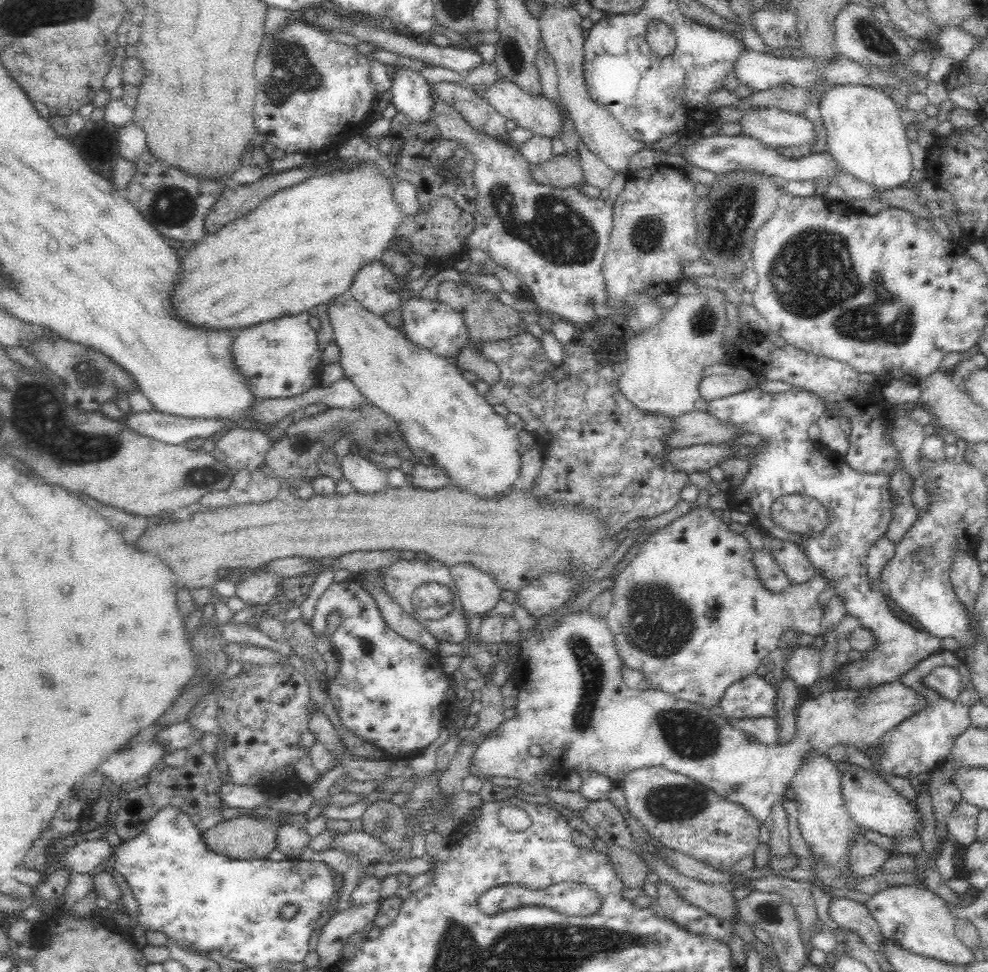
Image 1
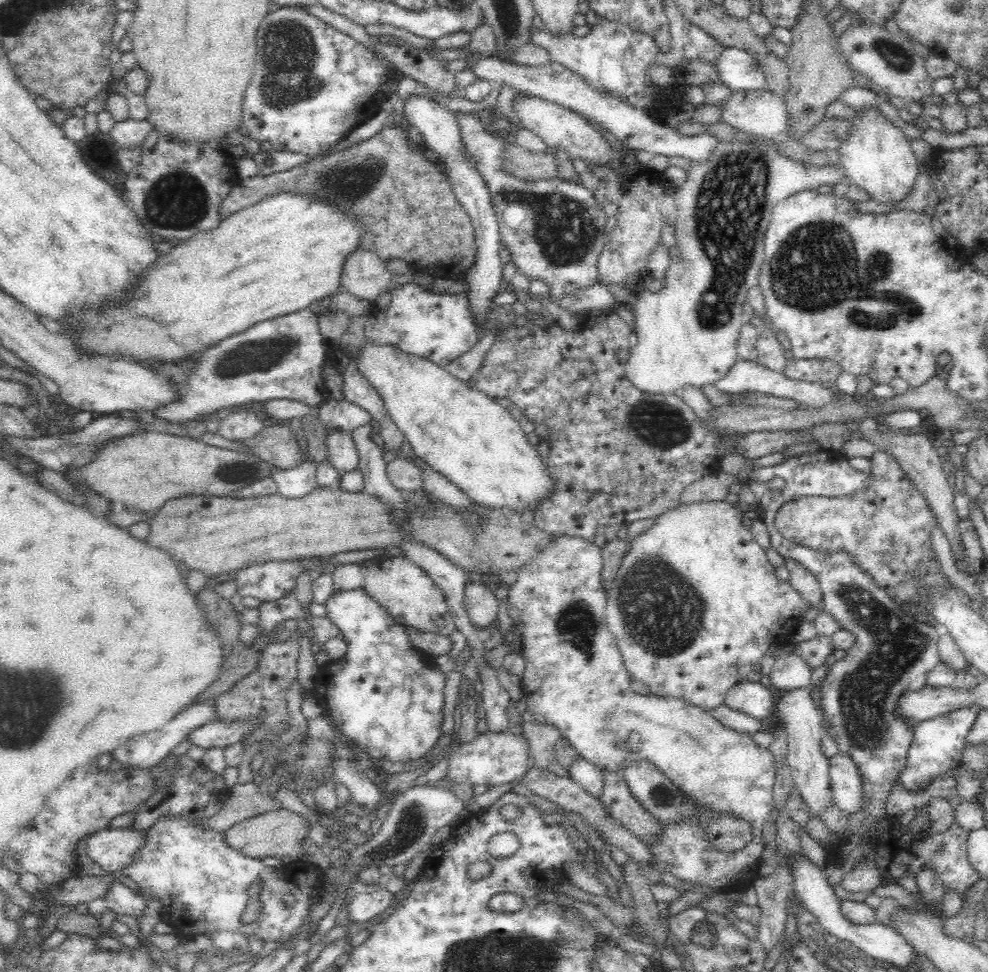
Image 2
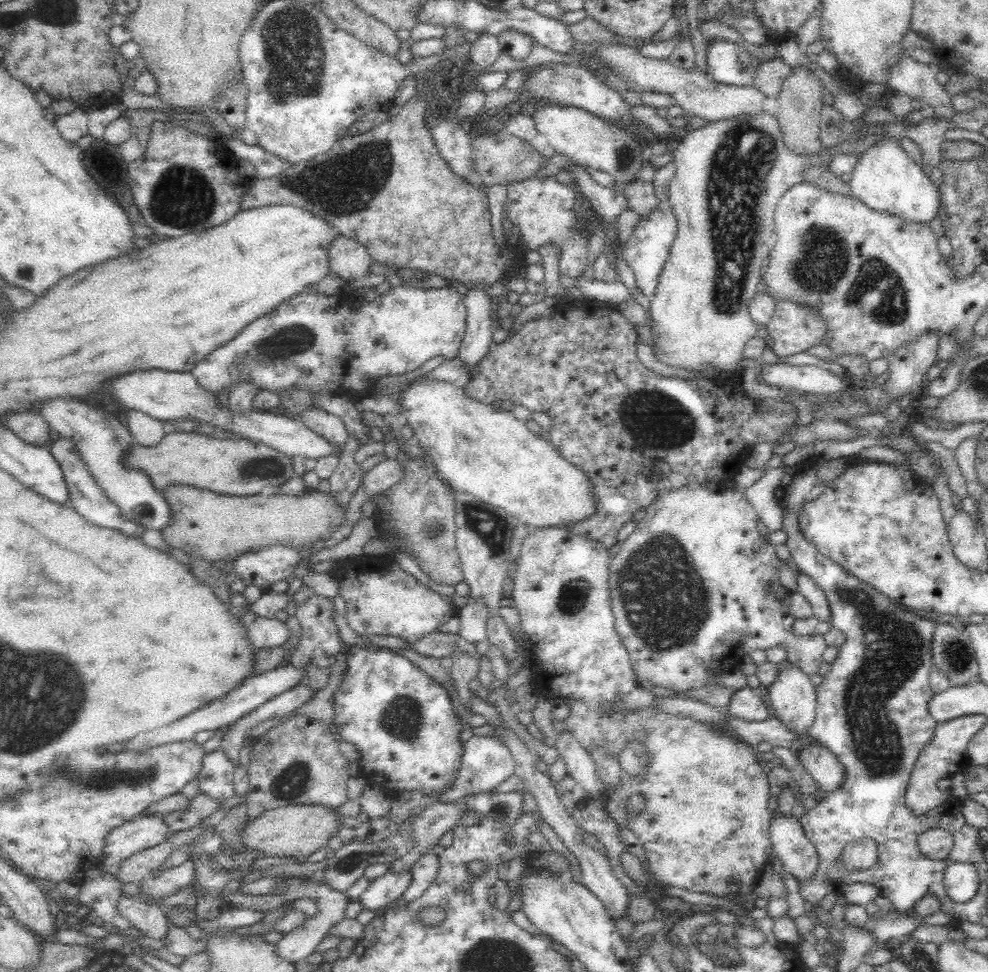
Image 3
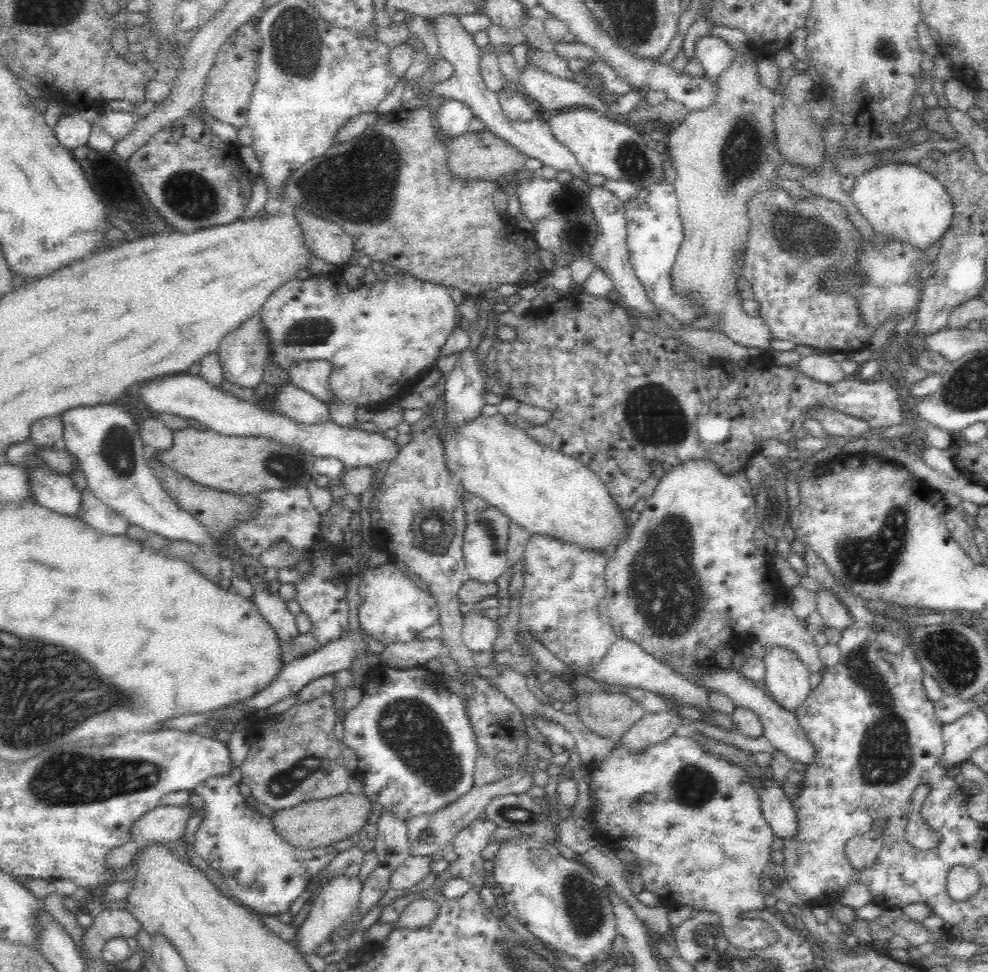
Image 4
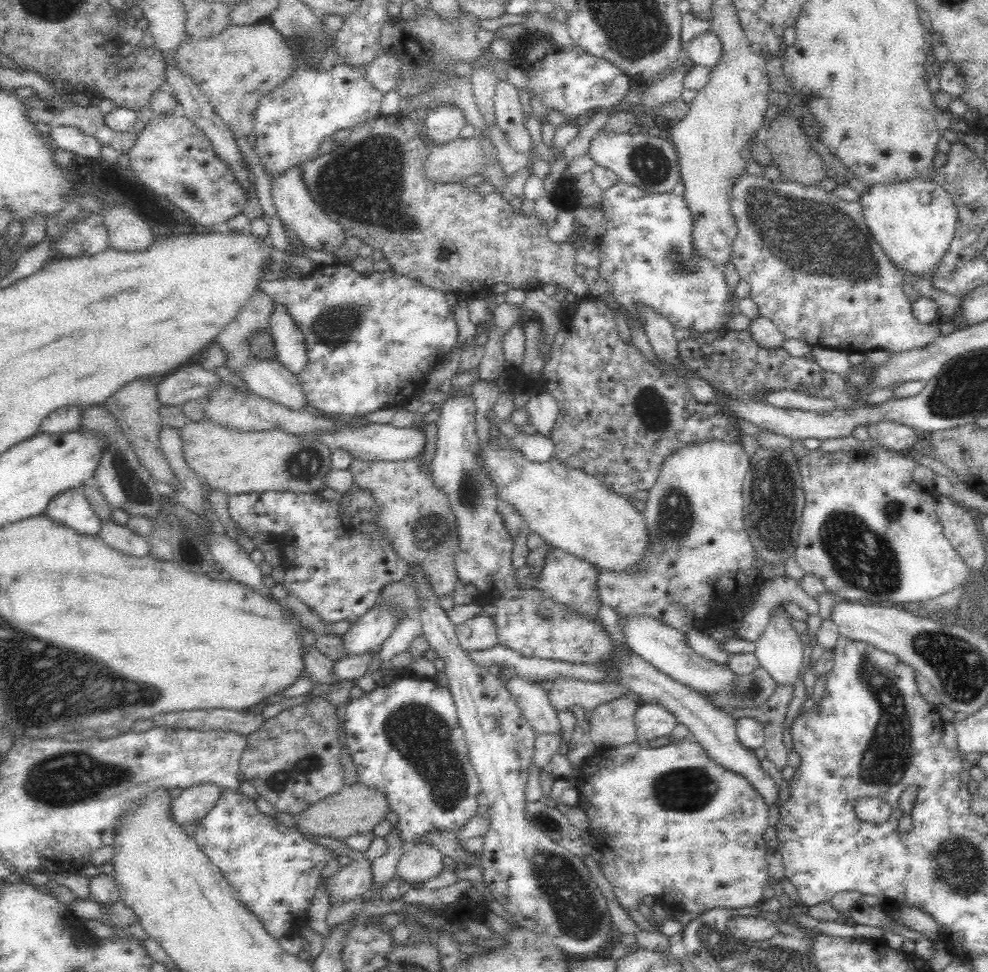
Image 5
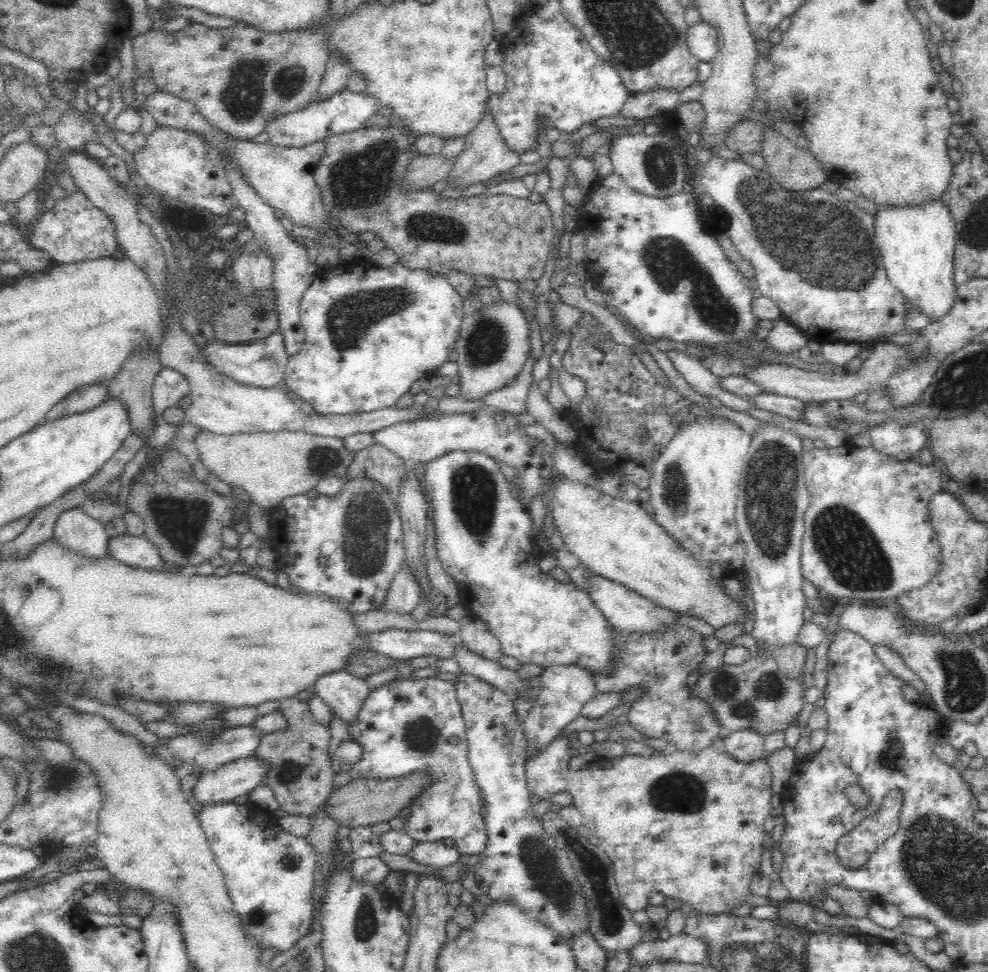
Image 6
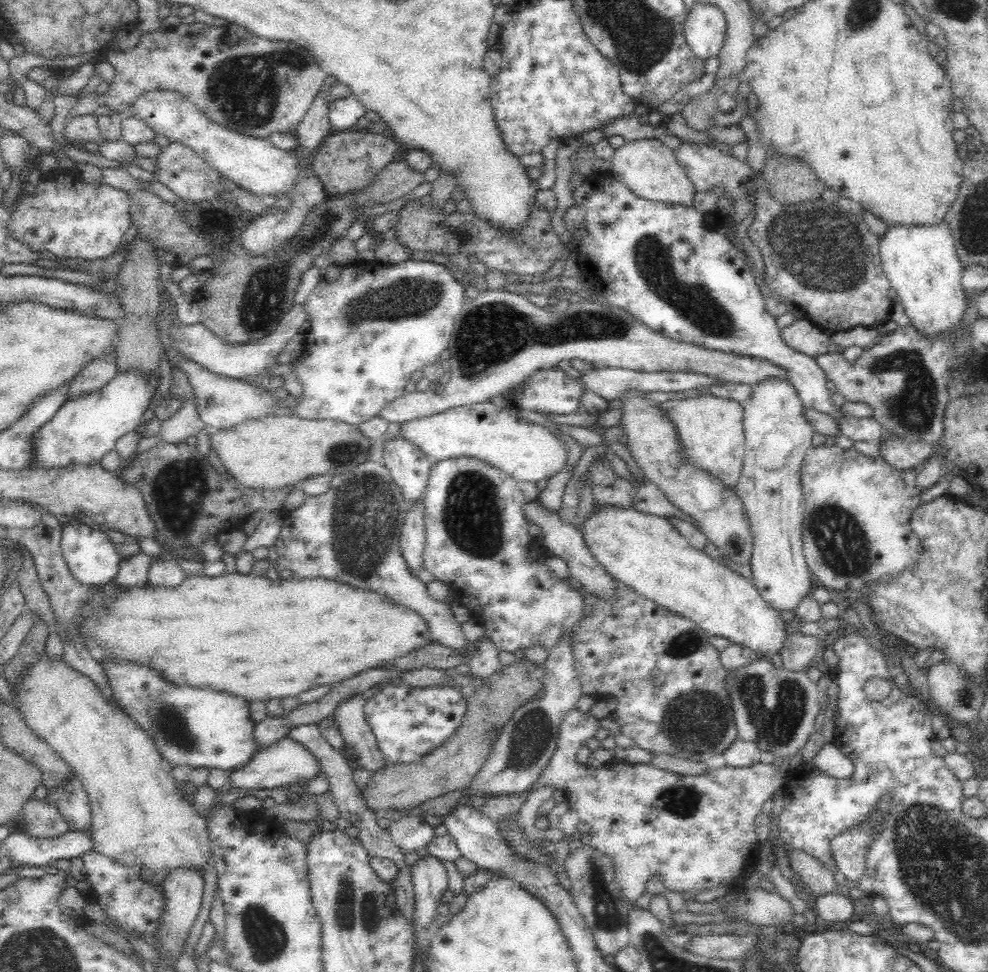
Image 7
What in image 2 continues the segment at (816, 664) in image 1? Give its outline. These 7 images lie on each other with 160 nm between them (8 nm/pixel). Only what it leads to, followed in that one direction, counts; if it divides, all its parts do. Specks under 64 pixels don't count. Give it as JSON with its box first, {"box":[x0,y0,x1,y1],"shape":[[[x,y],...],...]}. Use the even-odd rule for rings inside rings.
{"box":[769,653,813,691],"shape":[[[795,653],[775,658],[769,677],[772,687],[781,691],[810,687],[813,668]]]}

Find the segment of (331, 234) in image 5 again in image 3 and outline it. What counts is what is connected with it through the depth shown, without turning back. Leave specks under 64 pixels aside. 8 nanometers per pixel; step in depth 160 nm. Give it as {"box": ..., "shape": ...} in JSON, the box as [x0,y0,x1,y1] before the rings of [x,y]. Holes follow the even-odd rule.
{"box":[329,235,373,282],"shape":[[[338,235],[329,246],[329,266],[332,274],[346,282],[371,274],[373,260],[367,248],[355,240]]]}

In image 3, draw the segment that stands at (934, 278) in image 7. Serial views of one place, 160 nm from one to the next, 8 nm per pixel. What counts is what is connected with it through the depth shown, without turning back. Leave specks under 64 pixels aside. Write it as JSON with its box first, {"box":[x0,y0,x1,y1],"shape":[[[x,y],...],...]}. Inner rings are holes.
{"box":[847,139,939,225],"shape":[[[898,139],[877,140],[858,156],[855,165],[851,180],[847,182],[851,188],[851,196],[861,200],[872,210],[926,225],[938,214],[939,190],[924,174],[922,166],[904,151]]]}

